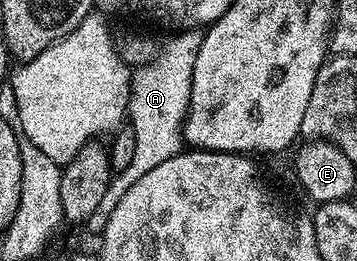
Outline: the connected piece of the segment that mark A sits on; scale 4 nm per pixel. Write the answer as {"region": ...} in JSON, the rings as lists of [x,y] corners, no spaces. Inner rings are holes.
{"region":[[[189,28],[180,31],[176,36],[179,37],[169,41],[164,48],[162,45],[148,64],[138,65],[131,73],[127,120],[133,126],[137,154],[133,154],[133,159],[129,161],[129,166],[125,166],[125,170],[112,175],[109,190],[105,190],[101,206],[97,206],[97,214],[87,220],[86,231],[102,234],[113,206],[121,202],[129,186],[149,174],[149,170],[161,166],[161,162],[169,162],[169,158],[184,151],[183,119],[187,116],[189,98],[193,90],[193,65],[197,63],[197,50],[201,50],[203,32],[197,28]]]}

